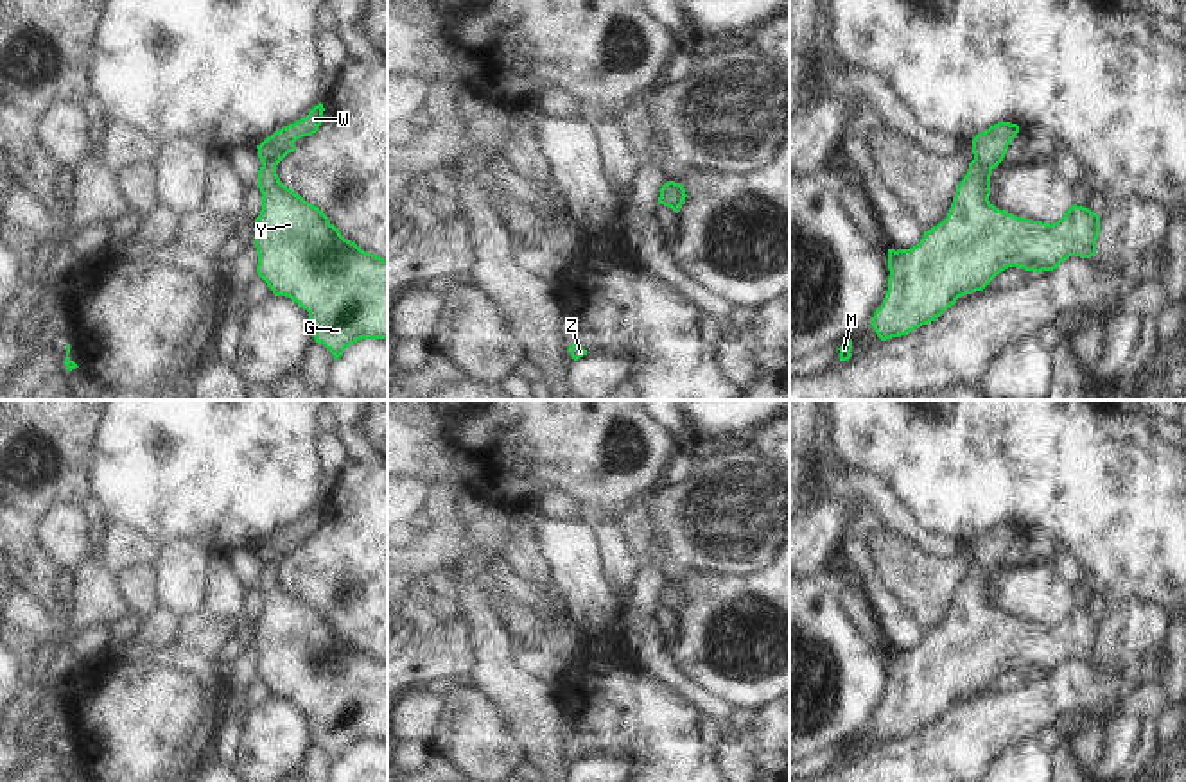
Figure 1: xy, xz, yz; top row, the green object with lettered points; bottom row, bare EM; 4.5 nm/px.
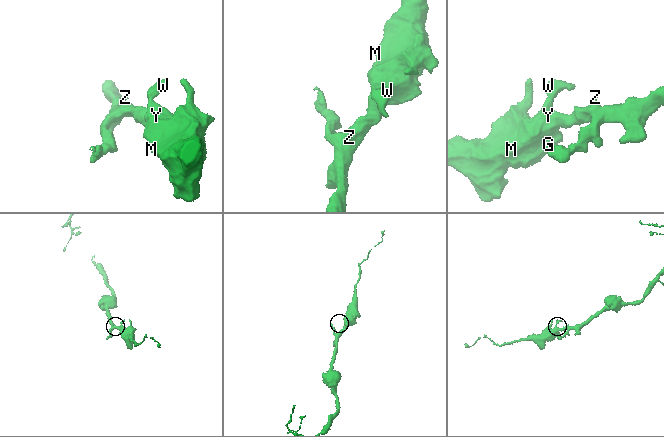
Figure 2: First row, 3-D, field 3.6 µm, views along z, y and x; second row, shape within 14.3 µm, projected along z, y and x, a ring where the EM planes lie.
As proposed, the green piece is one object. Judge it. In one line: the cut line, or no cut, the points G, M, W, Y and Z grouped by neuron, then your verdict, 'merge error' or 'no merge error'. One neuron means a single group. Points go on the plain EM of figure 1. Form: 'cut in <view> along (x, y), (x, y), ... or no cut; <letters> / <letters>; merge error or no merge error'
no cut; G M W Y Z; no merge error

